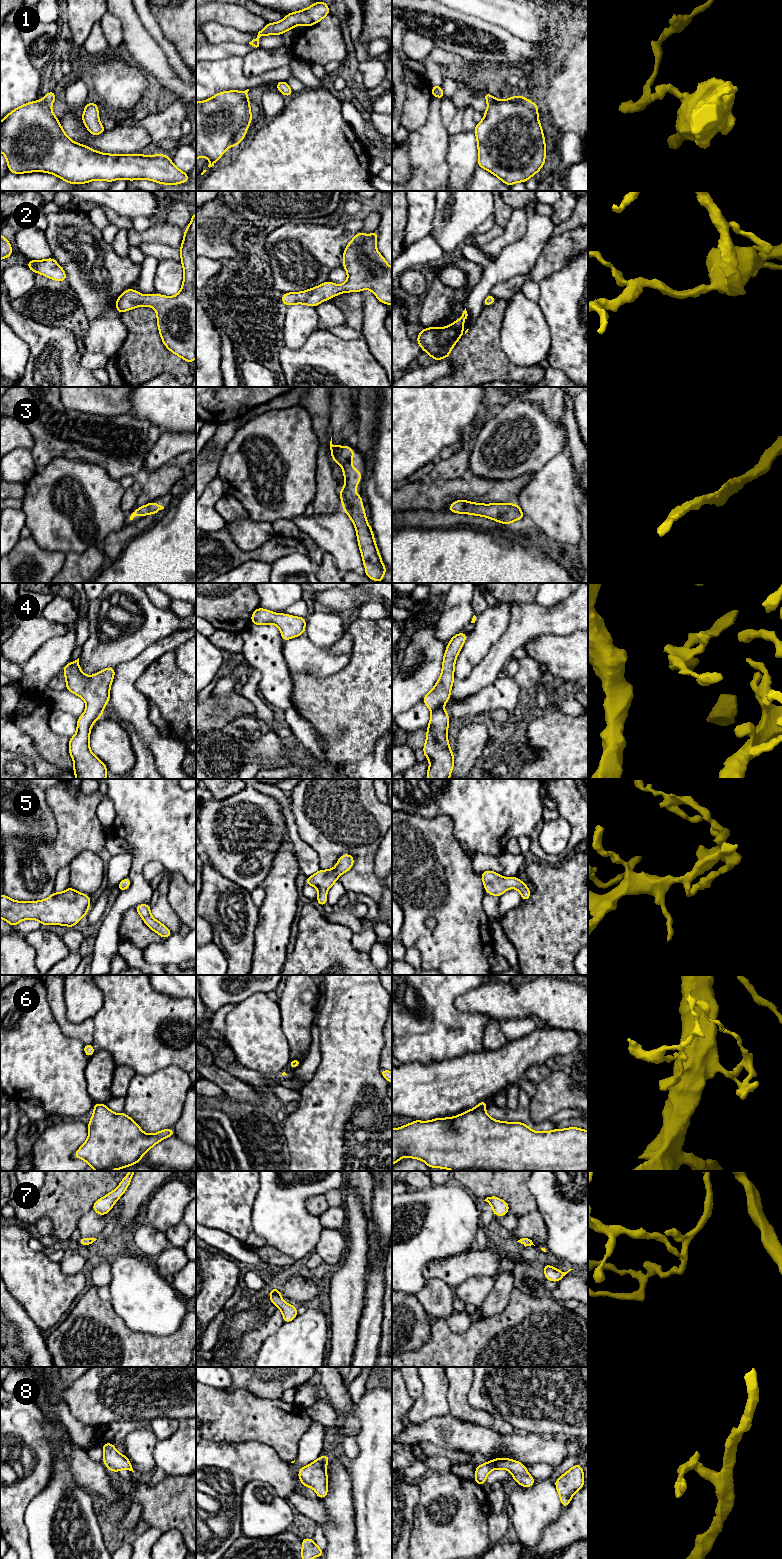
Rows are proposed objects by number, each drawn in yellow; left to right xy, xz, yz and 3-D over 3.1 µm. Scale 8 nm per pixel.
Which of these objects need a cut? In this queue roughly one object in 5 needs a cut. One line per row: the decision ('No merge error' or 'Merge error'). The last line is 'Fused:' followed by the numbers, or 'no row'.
1: Merge error
2: No merge error
3: No merge error
4: No merge error
5: No merge error
6: No merge error
7: No merge error
8: No merge error
Fused: 1

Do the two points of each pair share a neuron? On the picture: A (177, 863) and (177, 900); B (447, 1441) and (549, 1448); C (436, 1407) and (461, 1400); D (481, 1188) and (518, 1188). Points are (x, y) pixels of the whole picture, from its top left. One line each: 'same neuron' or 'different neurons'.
A: different neurons
B: same neuron
C: different neurons
D: same neuron

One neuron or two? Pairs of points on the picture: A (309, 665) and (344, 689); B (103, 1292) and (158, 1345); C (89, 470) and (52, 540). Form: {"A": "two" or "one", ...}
{"A": "two", "B": "two", "C": "one"}

